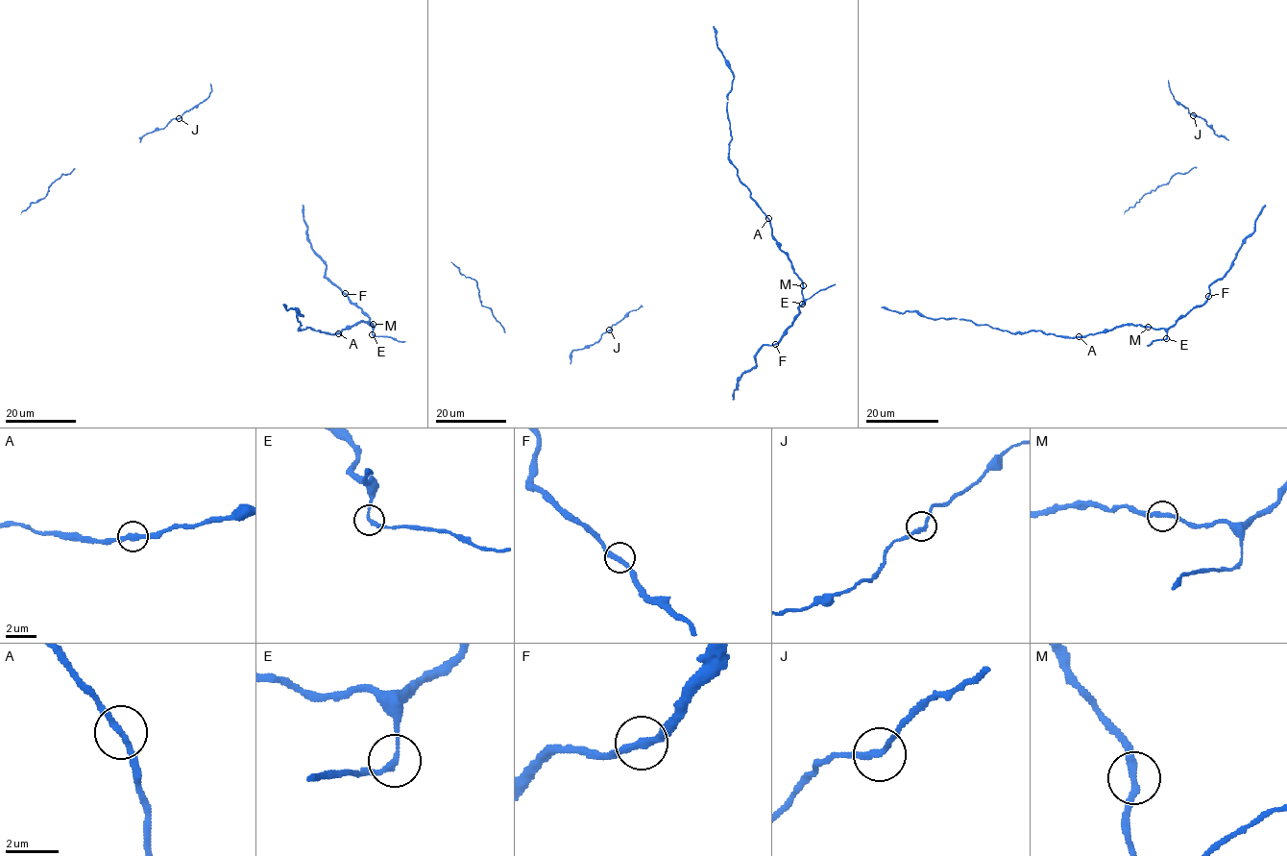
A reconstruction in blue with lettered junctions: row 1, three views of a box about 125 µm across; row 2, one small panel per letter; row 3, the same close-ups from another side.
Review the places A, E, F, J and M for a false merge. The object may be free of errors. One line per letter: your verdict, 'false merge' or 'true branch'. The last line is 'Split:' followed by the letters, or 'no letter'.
A: true branch
E: true branch
F: true branch
J: true branch
M: true branch
Split: no letter

